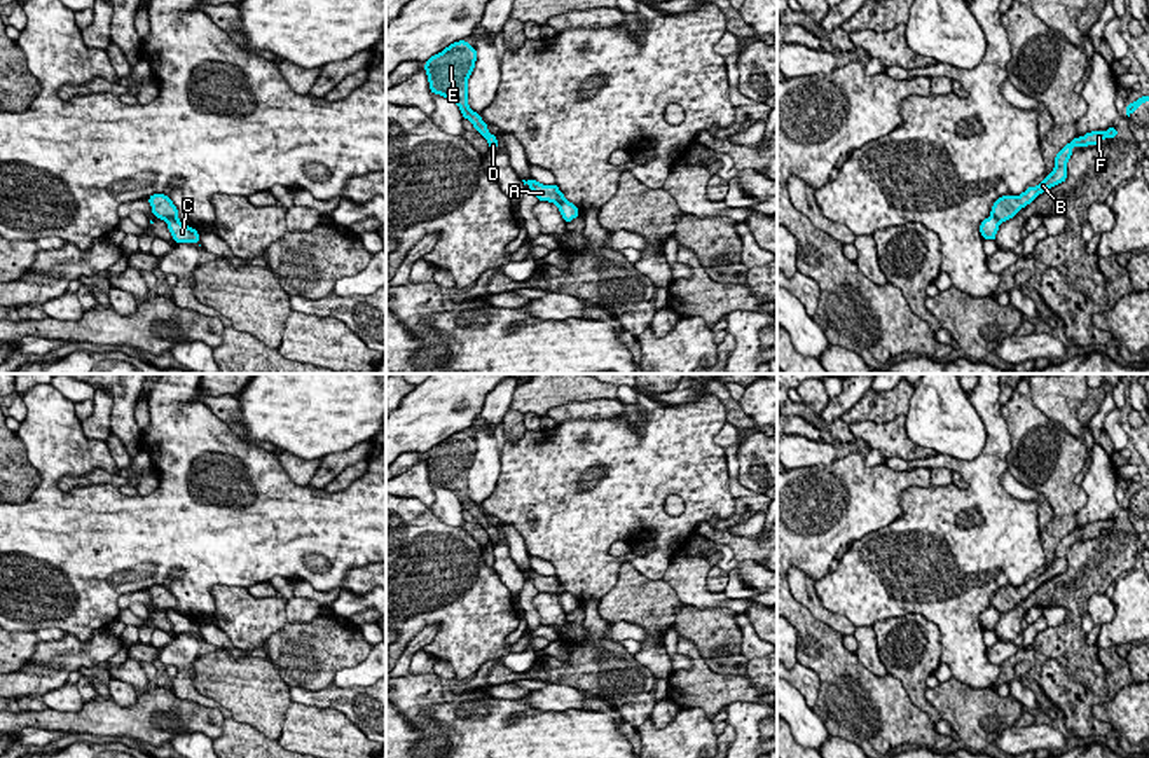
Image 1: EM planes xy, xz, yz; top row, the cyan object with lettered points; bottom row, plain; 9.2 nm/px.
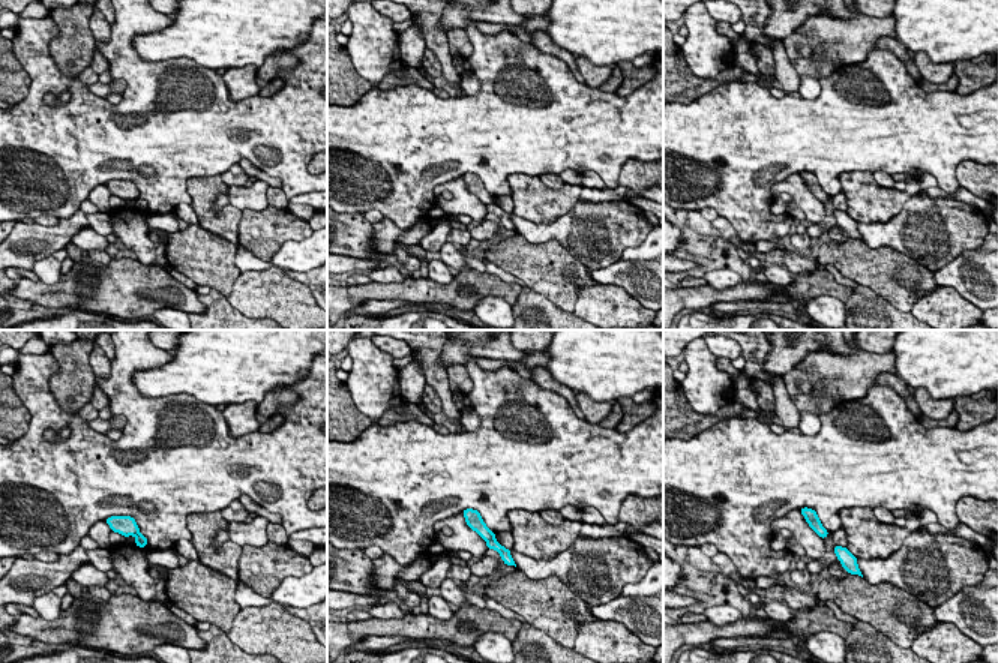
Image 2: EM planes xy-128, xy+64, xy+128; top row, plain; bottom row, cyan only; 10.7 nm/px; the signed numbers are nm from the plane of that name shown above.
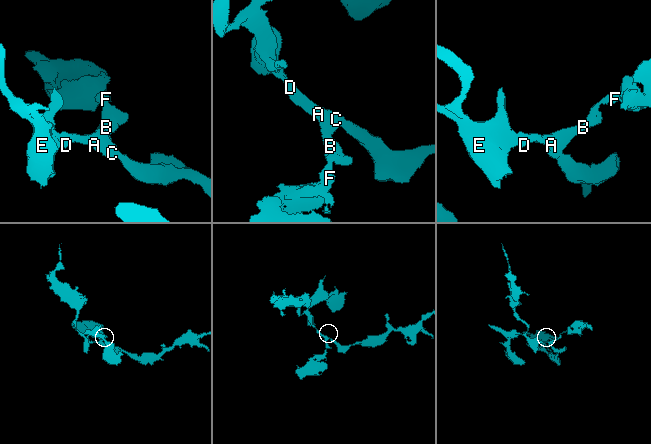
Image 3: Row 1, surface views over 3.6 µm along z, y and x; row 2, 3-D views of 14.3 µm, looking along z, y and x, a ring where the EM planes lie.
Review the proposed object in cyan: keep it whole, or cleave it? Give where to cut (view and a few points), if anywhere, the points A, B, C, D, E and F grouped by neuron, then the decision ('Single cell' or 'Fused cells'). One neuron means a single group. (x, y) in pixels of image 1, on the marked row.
Split along xy (165, 219), (178, 222). Groups: A B D E F / C. Fused cells

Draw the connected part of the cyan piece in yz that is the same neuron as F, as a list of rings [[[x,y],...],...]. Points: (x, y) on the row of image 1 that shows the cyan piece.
[[[1111,126],[1107,131],[1091,131],[1086,133],[1081,138],[1074,138],[1070,143],[1067,143],[1055,157],[1055,168],[1053,171],[1035,187],[1029,187],[1025,192],[1020,196],[1002,196],[999,197],[990,213],[995,217],[999,222],[1006,222],[1013,218],[1020,210],[1023,210],[1027,204],[1035,201],[1039,194],[1044,190],[1051,189],[1053,185],[1058,185],[1067,180],[1067,161],[1072,155],[1072,147],[1077,145],[1079,148],[1086,148],[1088,145],[1100,145],[1104,138],[1116,138],[1118,131],[1114,126]]]

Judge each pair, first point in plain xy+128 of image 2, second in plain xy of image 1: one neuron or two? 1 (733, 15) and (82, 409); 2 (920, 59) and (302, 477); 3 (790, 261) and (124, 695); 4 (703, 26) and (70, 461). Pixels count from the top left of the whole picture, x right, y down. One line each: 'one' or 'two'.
1: two
2: one
3: two
4: one

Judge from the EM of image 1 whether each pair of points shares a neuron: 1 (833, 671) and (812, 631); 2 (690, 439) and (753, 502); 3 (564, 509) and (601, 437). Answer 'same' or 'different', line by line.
1: same
2: different
3: same

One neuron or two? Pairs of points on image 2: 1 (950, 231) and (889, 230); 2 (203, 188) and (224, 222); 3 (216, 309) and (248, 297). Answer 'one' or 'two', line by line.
1: one
2: one
3: two

